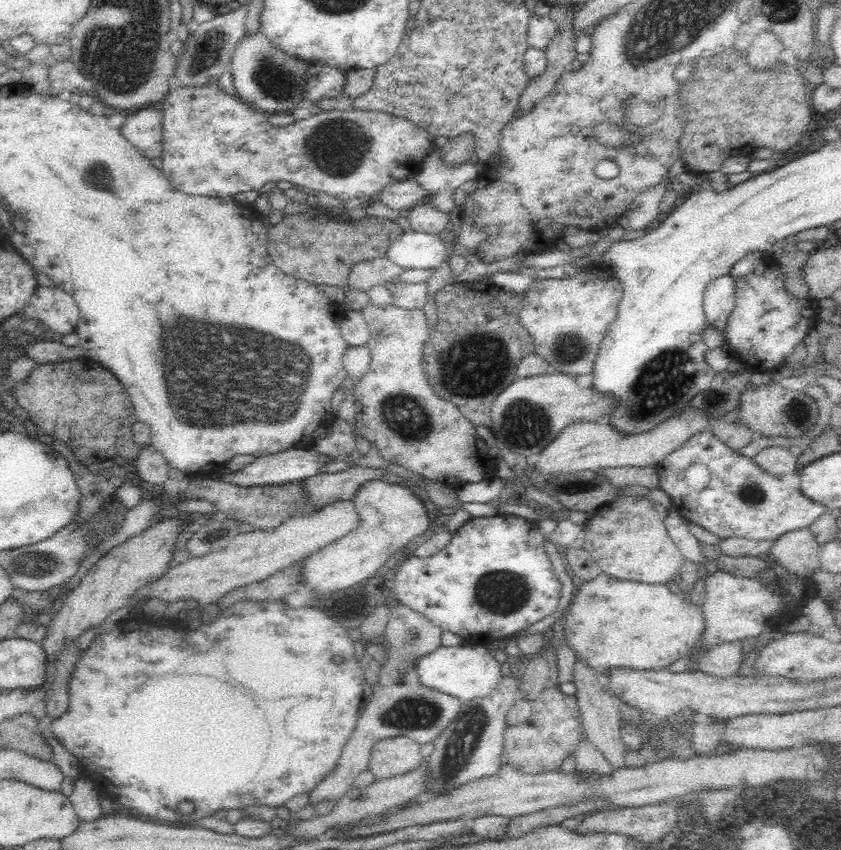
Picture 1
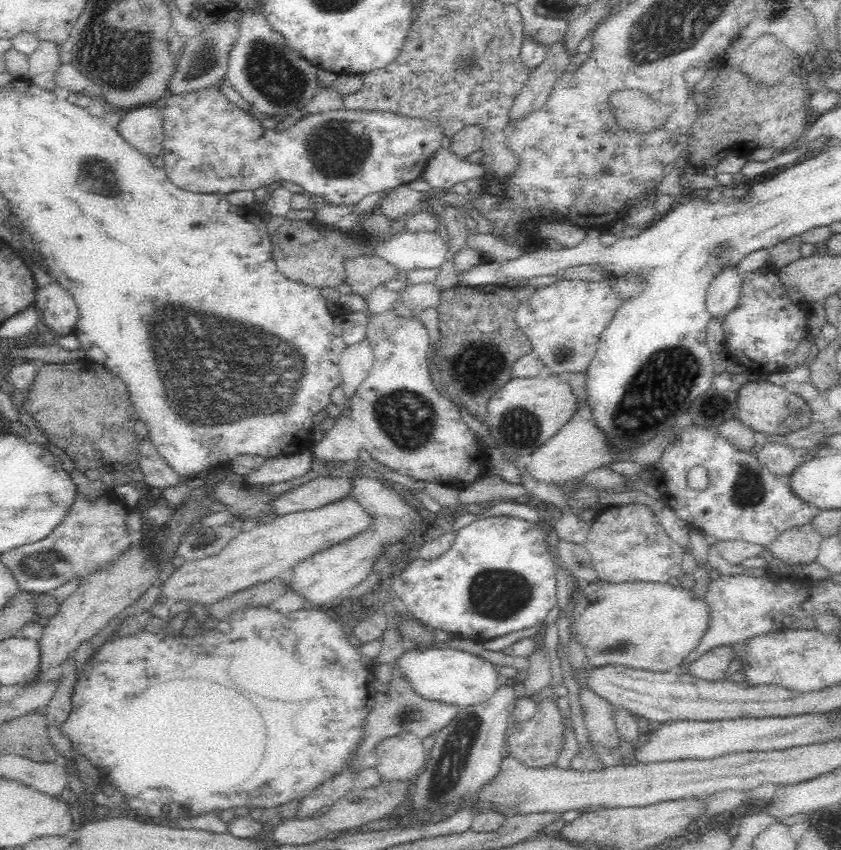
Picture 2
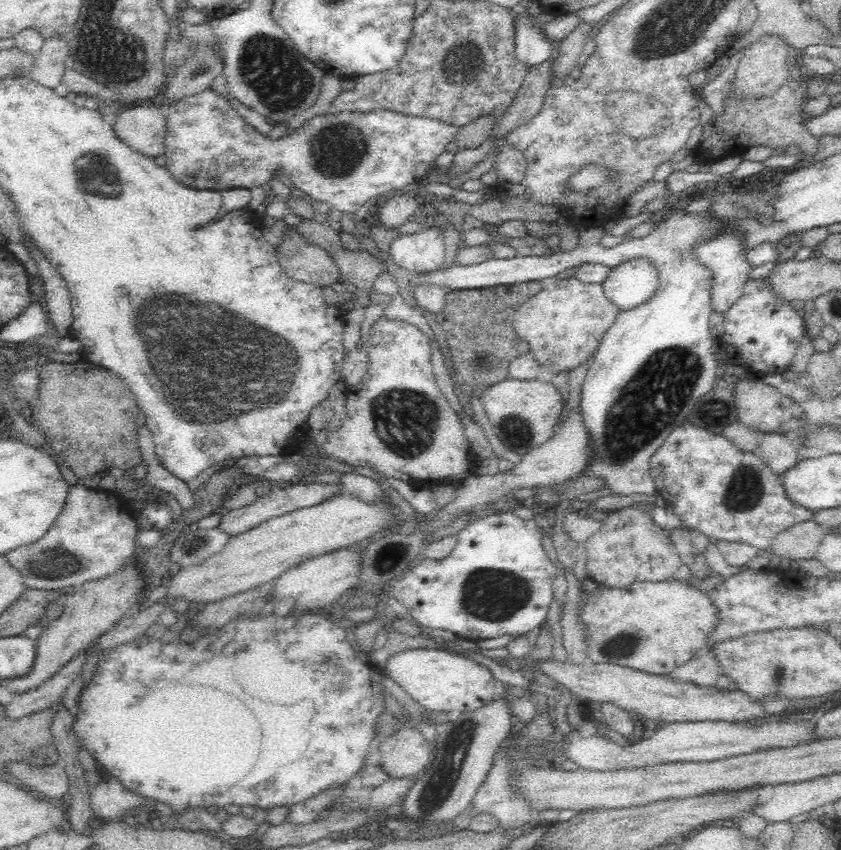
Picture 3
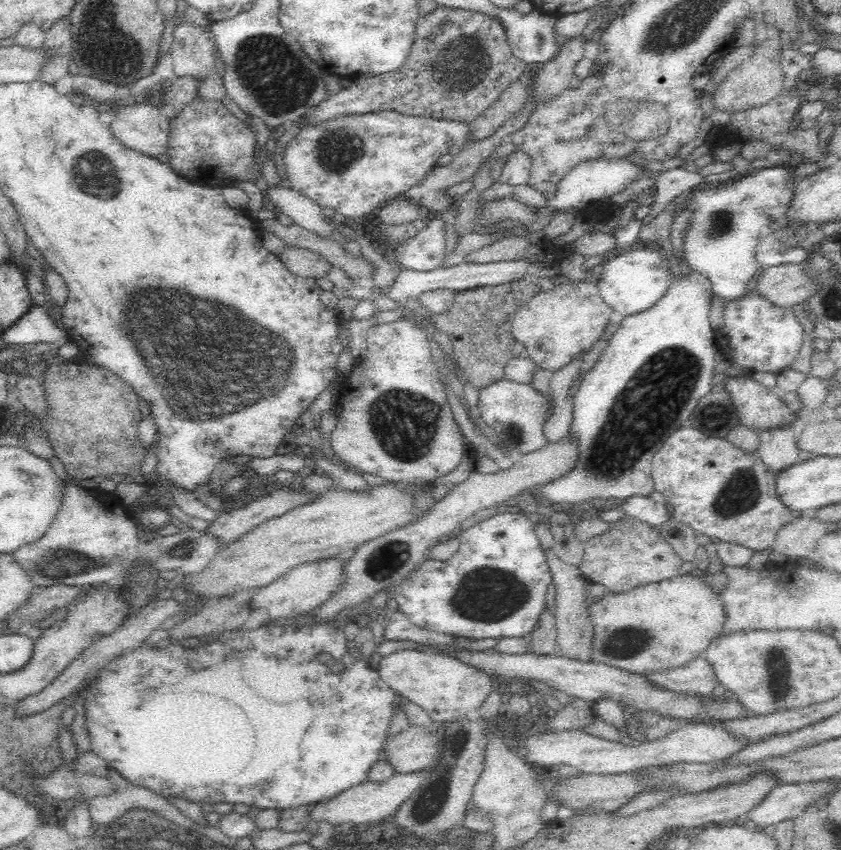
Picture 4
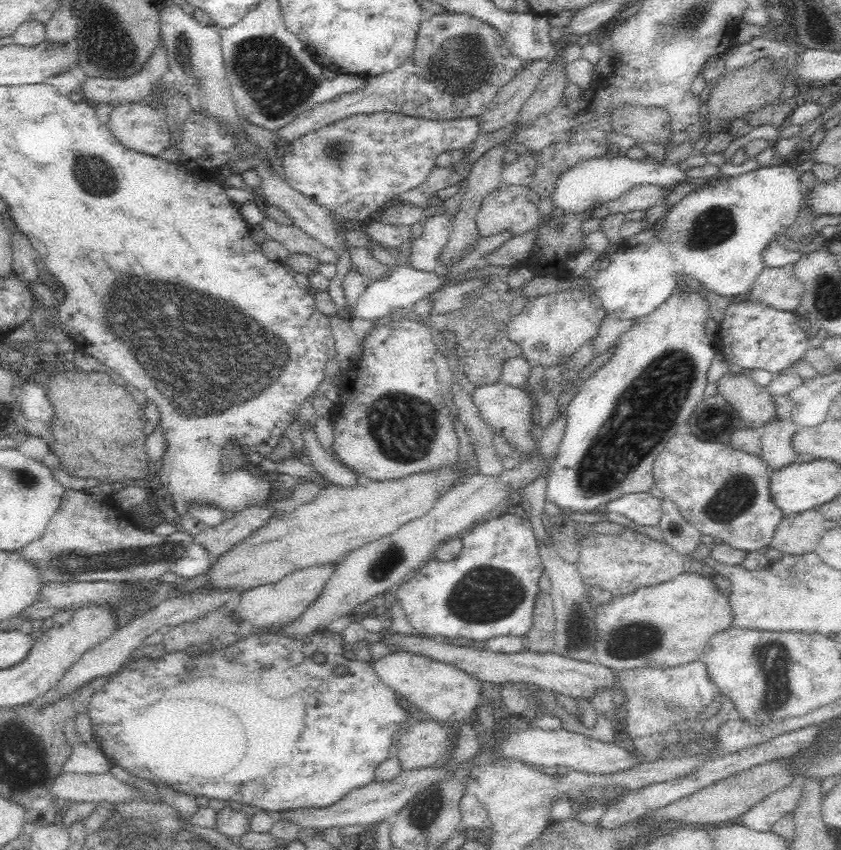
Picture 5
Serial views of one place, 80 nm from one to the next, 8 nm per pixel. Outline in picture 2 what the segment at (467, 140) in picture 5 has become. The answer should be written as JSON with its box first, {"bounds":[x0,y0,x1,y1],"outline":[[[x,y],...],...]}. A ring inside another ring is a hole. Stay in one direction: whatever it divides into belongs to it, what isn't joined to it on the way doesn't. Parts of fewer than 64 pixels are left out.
{"bounds":[163,86,446,206],"outline":[[[216,86],[181,95],[170,94],[163,109],[163,131],[163,168],[170,182],[178,188],[226,195],[238,190],[254,191],[269,183],[286,180],[334,206],[354,206],[368,194],[383,193],[383,190],[420,178],[425,164],[442,148],[442,141],[446,138],[443,130],[429,120],[390,111],[342,108],[308,115],[283,132],[266,130],[258,117],[244,113]]]}

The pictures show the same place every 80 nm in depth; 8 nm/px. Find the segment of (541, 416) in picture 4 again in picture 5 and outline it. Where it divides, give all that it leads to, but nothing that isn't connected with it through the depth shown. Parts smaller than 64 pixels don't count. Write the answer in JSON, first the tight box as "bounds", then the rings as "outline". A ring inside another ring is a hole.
{"bounds":[471,381,537,453],"outline":[[[500,381],[494,384],[474,388],[471,399],[479,409],[482,419],[492,429],[507,441],[512,441],[513,448],[517,451],[534,453],[534,438],[530,434],[532,426],[537,426],[537,404],[527,387],[515,387]]]}

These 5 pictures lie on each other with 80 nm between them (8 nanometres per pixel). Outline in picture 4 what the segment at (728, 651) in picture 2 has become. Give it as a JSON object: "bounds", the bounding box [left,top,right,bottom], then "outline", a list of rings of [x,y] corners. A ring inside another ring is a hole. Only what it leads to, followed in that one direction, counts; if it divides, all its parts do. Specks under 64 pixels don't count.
{"bounds":[640,658,718,699],"outline":[[[704,658],[690,660],[670,670],[652,670],[640,675],[654,687],[700,699],[710,699],[718,685],[718,679],[710,668],[710,663]]]}

